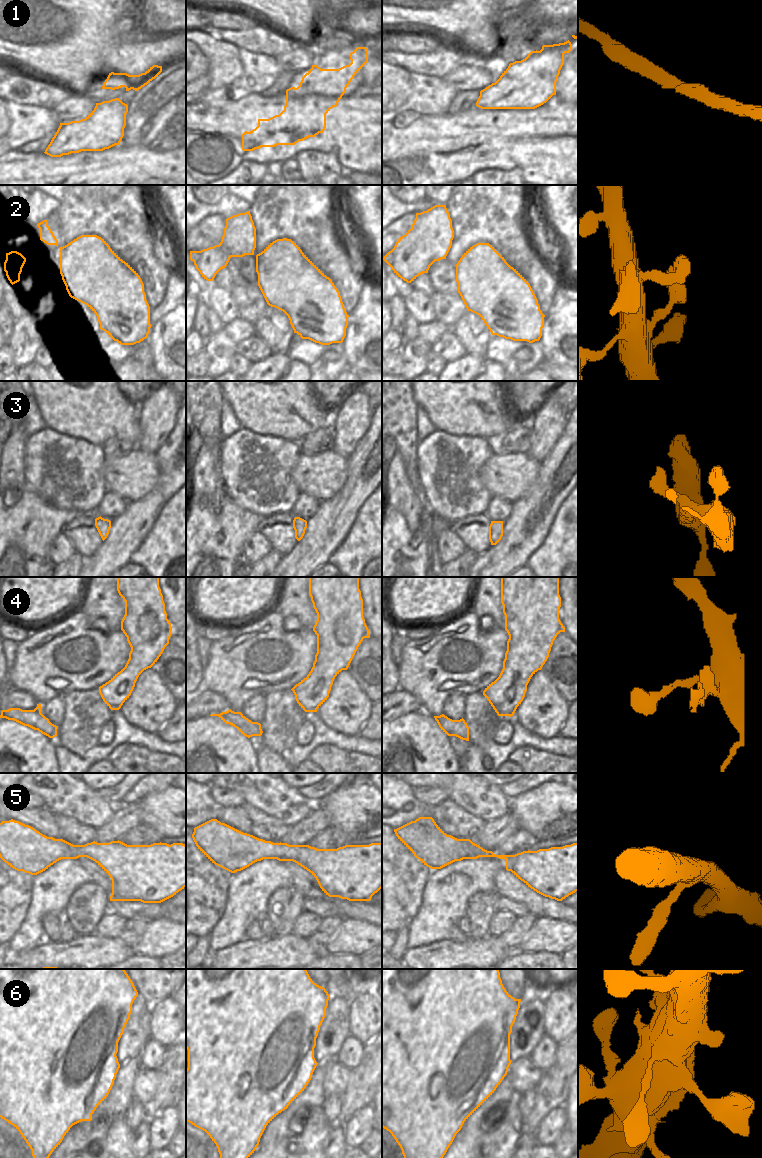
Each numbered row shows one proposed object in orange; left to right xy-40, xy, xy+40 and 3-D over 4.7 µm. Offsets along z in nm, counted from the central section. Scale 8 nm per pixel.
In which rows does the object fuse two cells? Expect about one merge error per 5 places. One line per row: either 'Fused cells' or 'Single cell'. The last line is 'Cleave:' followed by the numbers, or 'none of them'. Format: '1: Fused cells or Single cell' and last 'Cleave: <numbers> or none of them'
1: Single cell
2: Single cell
3: Single cell
4: Single cell
5: Single cell
6: Single cell
Cleave: none of them

